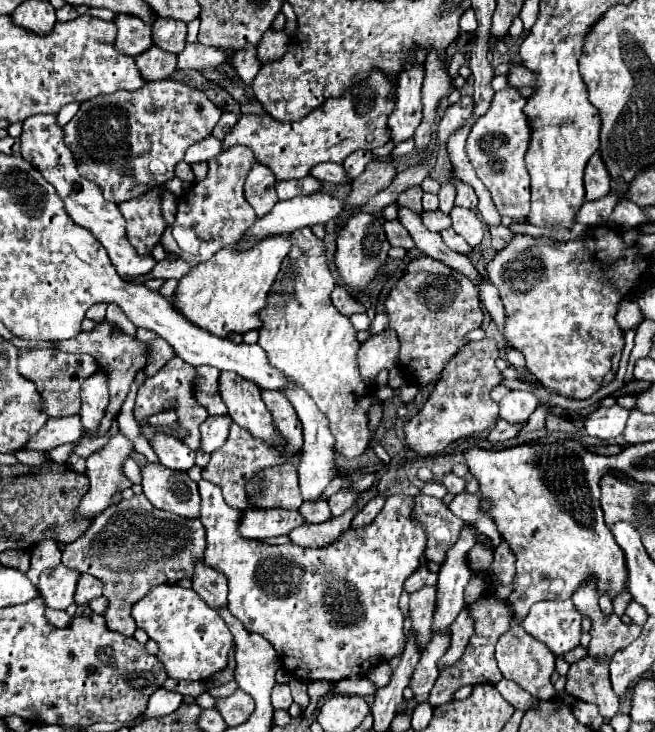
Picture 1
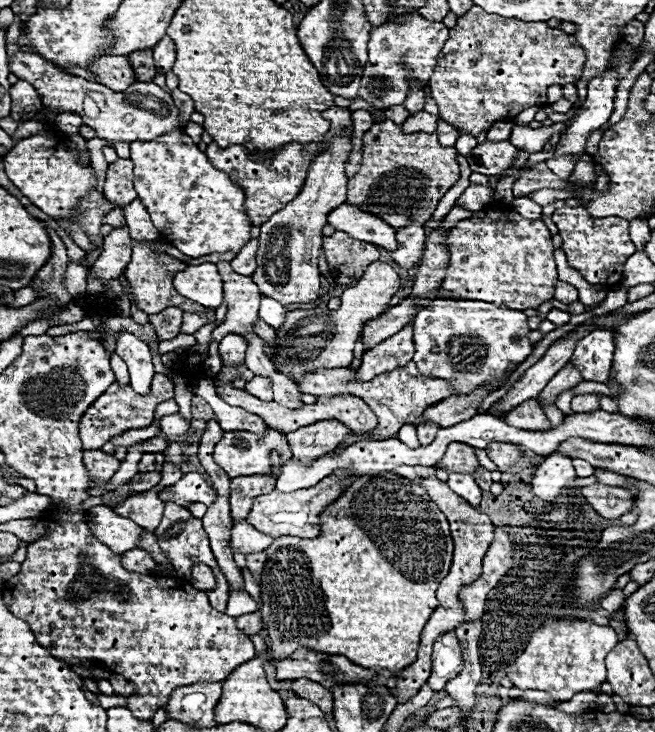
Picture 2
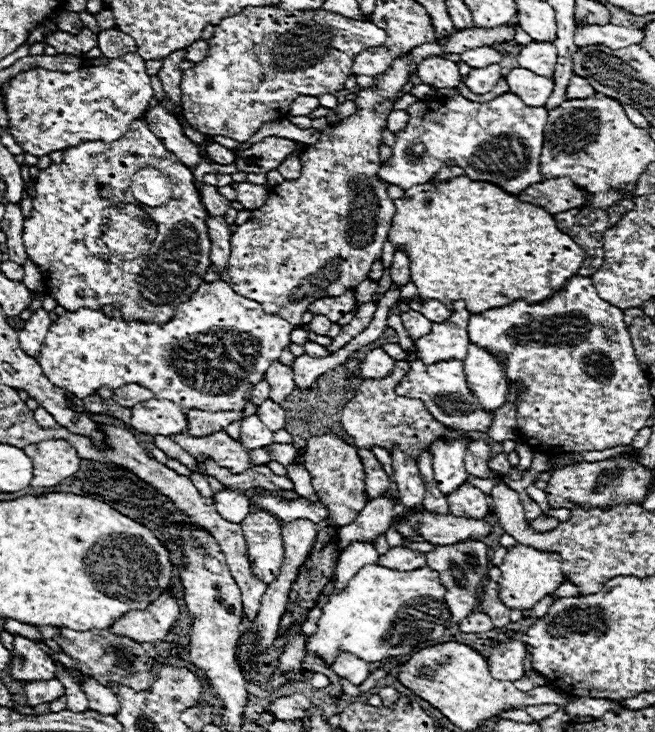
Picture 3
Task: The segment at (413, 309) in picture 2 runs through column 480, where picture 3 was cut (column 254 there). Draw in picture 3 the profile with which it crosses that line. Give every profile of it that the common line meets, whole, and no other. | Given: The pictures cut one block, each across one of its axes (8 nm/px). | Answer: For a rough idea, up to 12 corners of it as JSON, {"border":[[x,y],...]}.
{"border":[[426,56],[396,58],[230,238],[220,276],[290,324],[356,288],[394,218],[386,118]]}

